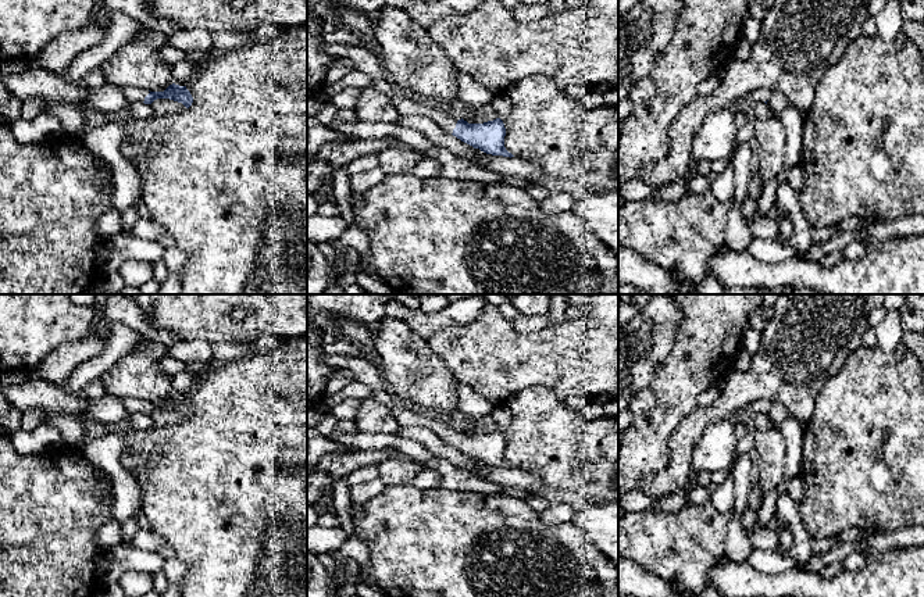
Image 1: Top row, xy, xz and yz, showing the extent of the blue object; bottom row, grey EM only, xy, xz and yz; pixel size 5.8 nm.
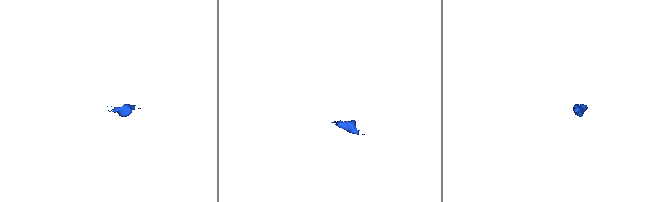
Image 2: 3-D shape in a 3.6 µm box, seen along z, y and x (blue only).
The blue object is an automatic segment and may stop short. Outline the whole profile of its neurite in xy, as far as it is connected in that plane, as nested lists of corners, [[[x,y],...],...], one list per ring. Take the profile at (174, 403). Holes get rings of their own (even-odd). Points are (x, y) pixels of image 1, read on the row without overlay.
[[[170,396],[164,403],[149,403],[146,400],[136,398],[119,398],[124,404],[128,415],[145,414],[151,415],[157,410],[170,410],[178,414],[182,414],[186,419],[189,419],[193,414],[193,408],[186,397]]]

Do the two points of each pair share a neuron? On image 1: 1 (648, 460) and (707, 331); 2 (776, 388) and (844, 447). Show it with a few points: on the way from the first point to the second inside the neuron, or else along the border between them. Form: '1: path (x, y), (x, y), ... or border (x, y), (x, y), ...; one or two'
1: path (655, 428), (677, 406), (677, 383), (696, 363); one
2: border (823, 389), (817, 396), (812, 419), (803, 431); two

